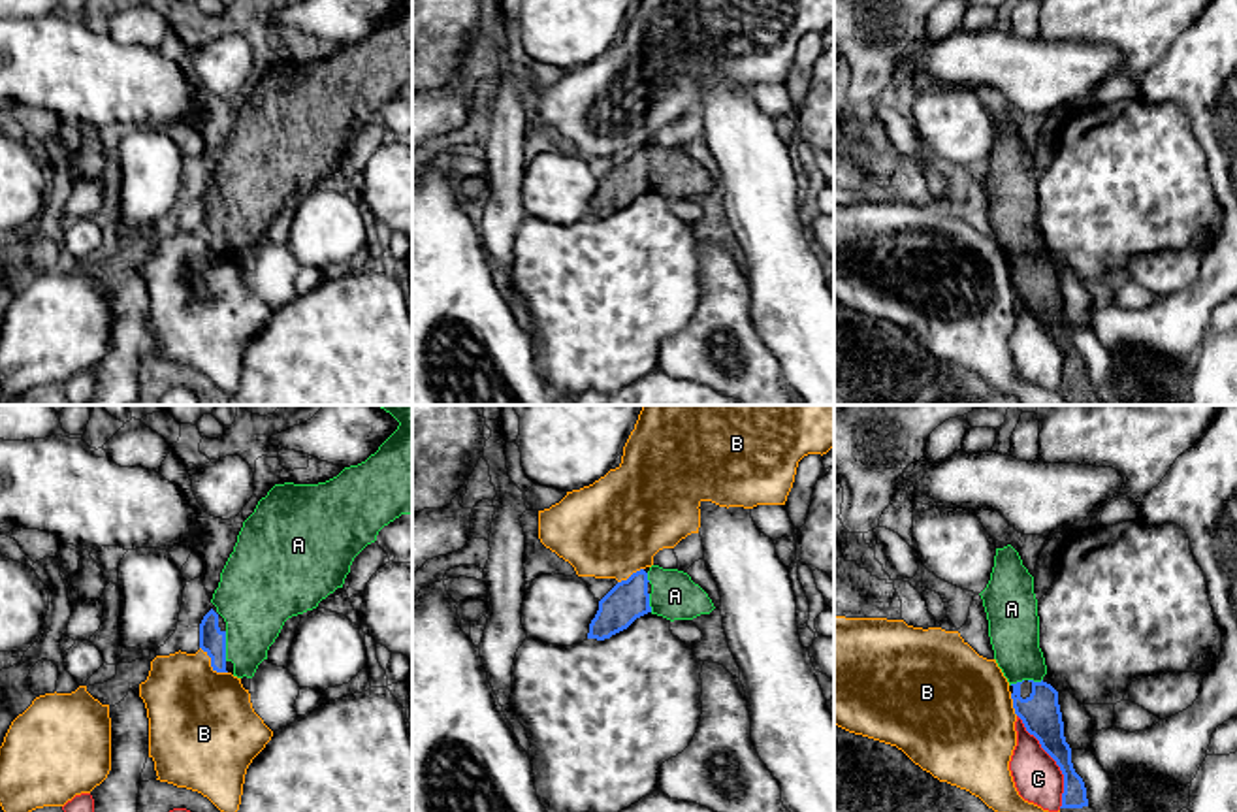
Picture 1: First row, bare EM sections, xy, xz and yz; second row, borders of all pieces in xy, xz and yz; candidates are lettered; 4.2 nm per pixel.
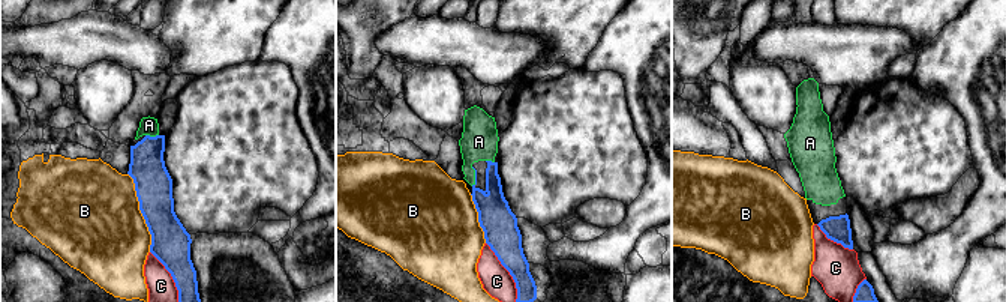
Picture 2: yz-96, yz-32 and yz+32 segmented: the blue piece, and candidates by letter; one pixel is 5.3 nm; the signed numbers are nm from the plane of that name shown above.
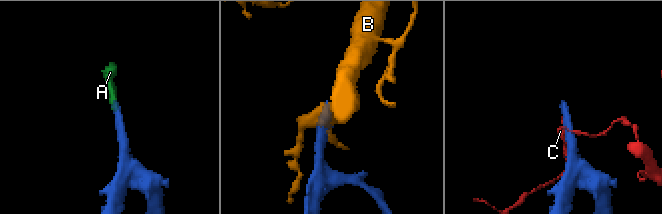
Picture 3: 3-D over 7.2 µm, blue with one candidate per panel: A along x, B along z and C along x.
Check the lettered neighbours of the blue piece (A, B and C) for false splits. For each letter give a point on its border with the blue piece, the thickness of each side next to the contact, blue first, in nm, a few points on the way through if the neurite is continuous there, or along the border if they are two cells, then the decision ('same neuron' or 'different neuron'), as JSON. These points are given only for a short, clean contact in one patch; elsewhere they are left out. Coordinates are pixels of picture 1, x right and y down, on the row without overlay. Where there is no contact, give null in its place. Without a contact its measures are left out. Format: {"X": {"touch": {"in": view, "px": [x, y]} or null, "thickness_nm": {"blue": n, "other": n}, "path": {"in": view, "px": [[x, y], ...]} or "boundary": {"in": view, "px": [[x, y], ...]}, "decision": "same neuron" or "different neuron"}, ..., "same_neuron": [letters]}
{"A": {"touch": {"in": "xy", "px": [224, 225]}, "thickness_nm": {"blue": 110, "other": 320}, "path": {"in": "xy", "px": [[211, 217], [224, 225], [255, 194], [255, 176]]}, "decision": "same neuron"}, "B": {"touch": {"in": "xy", "px": [211, 242]}, "thickness_nm": {"blue": 110, "other": 440}, "decision": "different neuron"}, "C": {"touch": {"in": "yz", "px": [1055, 338]}, "thickness_nm": {"blue": 170, "other": 200}, "decision": "different neuron"}, "same_neuron": ["A"]}

